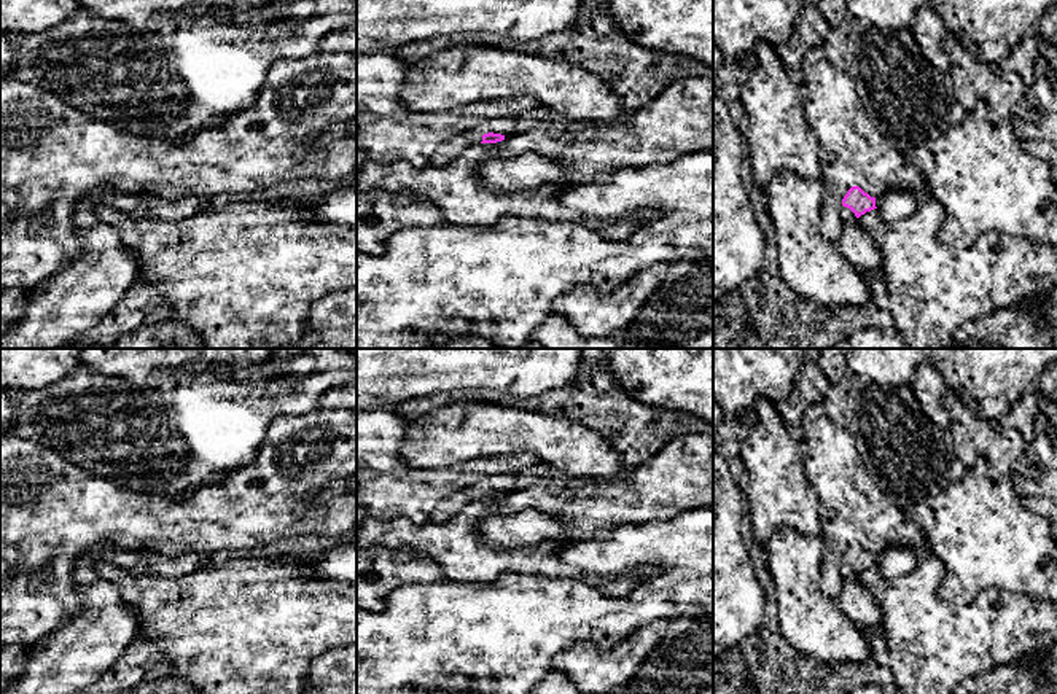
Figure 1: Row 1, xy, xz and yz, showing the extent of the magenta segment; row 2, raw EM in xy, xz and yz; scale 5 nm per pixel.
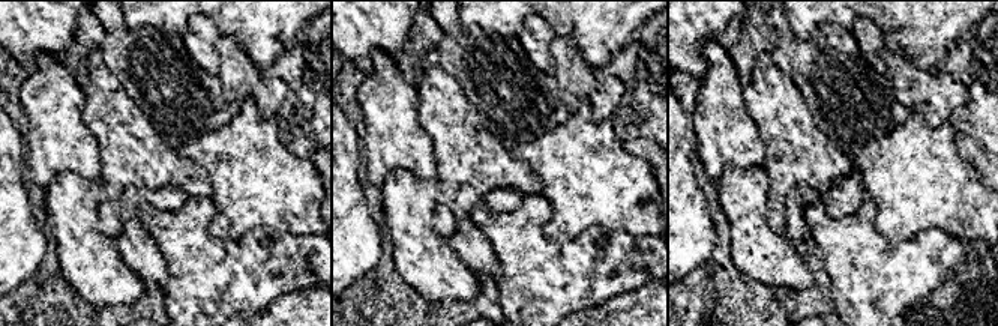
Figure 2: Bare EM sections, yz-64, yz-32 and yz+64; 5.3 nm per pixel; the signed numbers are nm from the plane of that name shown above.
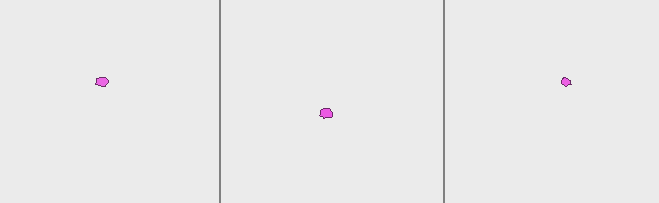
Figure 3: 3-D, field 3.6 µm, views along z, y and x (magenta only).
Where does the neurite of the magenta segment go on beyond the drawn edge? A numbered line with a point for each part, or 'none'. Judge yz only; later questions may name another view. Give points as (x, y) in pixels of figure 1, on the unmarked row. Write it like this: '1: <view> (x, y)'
1: yz (897, 559)
2: yz (855, 600)

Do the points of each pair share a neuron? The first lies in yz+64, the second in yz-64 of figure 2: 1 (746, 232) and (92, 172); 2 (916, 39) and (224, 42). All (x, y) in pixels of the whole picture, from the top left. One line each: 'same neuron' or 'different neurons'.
1: different neurons
2: different neurons

